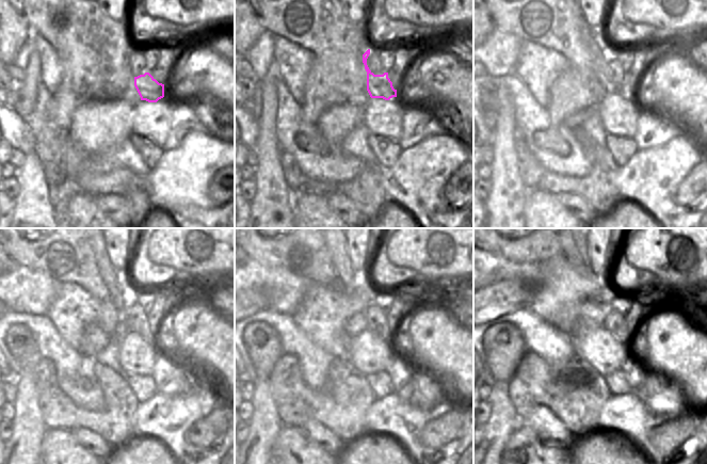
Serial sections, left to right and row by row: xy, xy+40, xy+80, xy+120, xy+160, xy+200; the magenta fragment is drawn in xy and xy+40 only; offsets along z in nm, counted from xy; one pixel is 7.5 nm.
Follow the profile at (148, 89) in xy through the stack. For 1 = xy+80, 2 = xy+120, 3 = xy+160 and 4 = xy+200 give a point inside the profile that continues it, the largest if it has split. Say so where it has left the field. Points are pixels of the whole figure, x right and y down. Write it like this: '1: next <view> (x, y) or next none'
1: next xy+80 (600, 57)
2: next xy+120 (114, 282)
3: next xy+160 (338, 250)
4: next xy+200 (575, 250)

